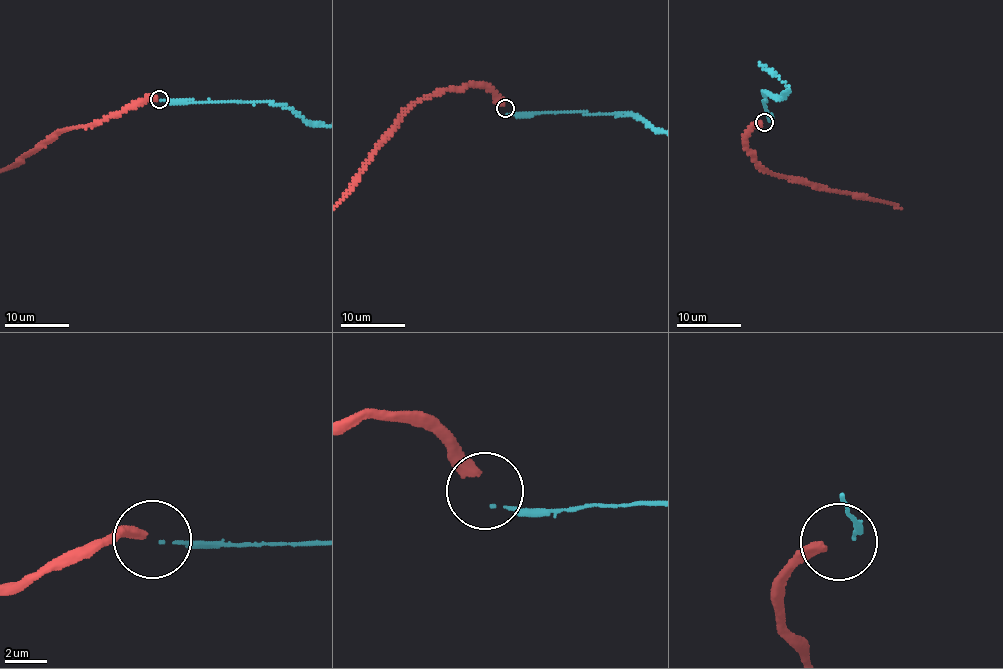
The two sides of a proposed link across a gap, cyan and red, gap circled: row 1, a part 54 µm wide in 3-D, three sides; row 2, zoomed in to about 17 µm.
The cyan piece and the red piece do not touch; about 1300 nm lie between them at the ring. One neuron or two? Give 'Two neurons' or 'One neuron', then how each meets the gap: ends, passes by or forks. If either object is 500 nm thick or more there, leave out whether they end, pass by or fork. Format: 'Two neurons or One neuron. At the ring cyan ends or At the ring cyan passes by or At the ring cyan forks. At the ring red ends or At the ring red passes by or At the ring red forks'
Two neurons. At the ring cyan ends. At the ring red ends

